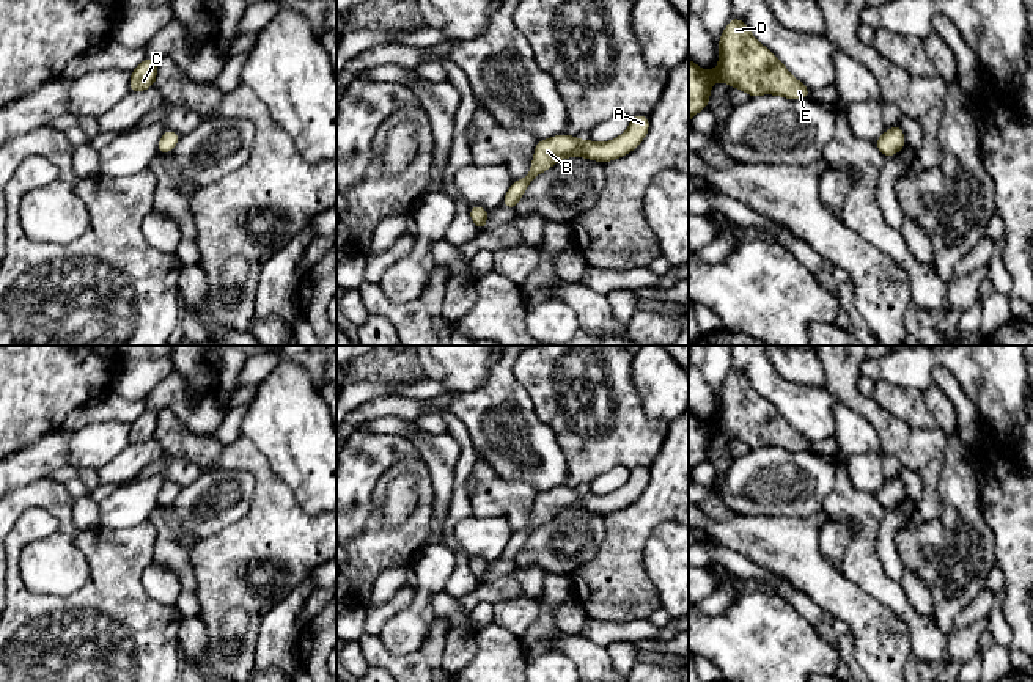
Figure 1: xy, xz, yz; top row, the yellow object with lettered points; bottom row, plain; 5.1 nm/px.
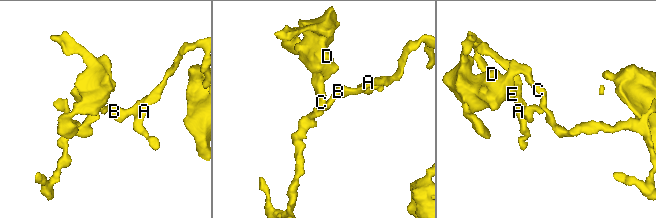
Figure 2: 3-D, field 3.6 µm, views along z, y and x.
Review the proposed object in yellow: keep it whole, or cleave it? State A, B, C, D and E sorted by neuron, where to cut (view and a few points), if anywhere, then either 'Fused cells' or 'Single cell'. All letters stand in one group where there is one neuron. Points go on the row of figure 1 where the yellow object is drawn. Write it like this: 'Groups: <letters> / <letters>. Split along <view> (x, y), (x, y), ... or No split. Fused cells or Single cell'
Groups: A B C D E. No split. Single cell

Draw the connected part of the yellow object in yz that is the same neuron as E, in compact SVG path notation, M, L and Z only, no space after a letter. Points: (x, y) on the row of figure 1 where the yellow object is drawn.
M734 16L719 39L719 66L700 69L689 58L689 126L695 113L708 108L711 86L720 80L745 91L750 97L775 94L799 101L810 97L810 88L799 82L785 64L764 47Z

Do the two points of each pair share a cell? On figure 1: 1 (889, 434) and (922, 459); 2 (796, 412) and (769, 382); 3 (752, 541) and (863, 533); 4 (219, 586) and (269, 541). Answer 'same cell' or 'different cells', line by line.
1: same cell
2: same cell
3: different cells
4: same cell

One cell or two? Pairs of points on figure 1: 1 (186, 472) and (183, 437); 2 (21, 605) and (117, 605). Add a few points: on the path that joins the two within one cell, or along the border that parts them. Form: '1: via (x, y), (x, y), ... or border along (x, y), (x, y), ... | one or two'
1: border along (164, 453), (173, 458), (184, 458), (202, 470) | two
2: via (44, 607), (93, 605) | one

